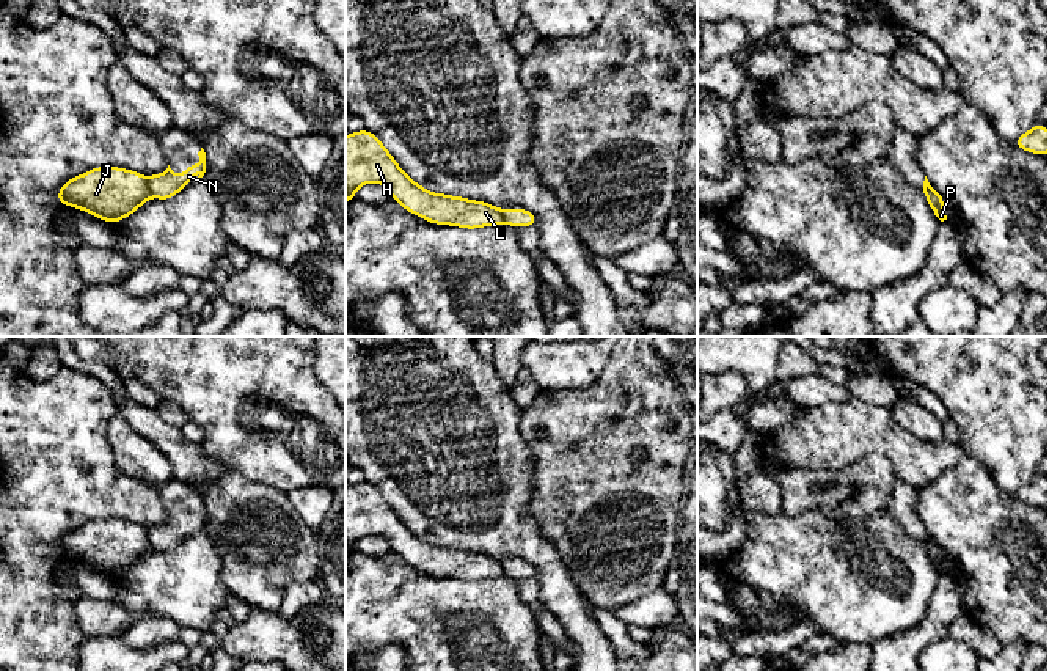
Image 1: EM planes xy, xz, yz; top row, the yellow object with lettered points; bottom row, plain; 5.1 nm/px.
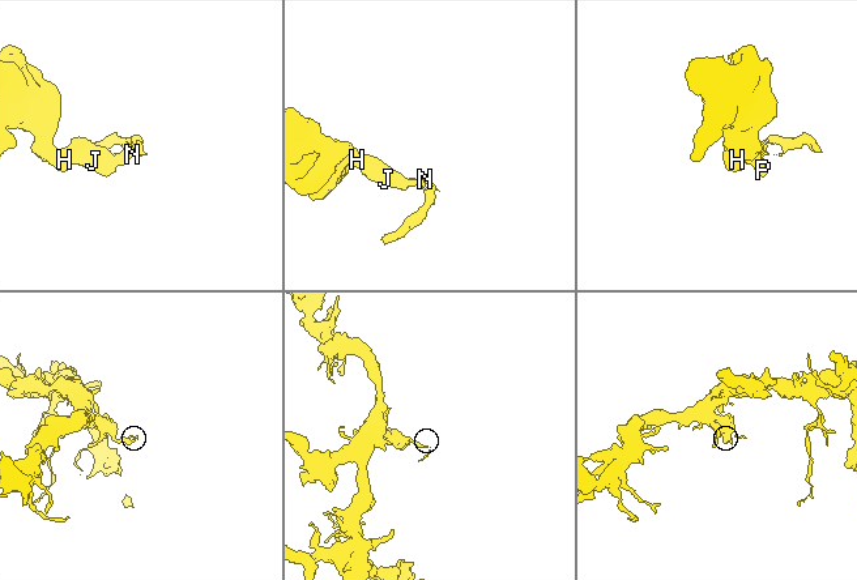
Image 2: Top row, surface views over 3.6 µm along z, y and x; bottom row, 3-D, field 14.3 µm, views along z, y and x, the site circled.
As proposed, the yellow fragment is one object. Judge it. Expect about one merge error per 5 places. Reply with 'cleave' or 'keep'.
cleave

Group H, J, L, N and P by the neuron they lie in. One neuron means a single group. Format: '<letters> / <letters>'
H J L P / N

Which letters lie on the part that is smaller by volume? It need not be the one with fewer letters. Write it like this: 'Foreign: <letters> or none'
Foreign: N

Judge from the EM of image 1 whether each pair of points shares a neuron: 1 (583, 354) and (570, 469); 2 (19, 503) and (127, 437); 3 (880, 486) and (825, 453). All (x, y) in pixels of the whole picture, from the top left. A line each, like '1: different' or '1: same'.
1: different
2: different
3: different

